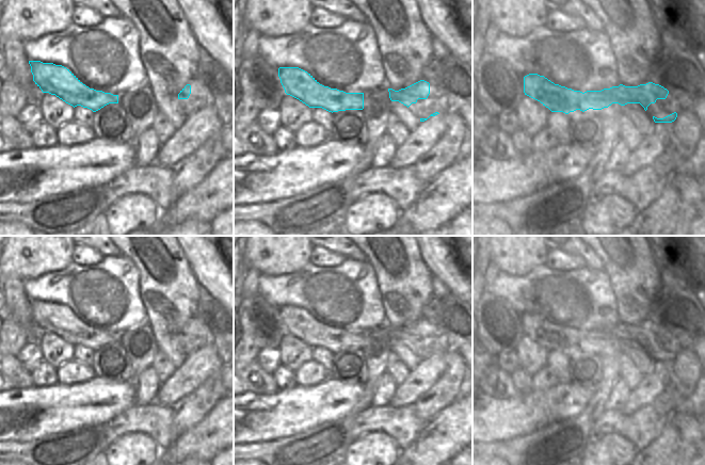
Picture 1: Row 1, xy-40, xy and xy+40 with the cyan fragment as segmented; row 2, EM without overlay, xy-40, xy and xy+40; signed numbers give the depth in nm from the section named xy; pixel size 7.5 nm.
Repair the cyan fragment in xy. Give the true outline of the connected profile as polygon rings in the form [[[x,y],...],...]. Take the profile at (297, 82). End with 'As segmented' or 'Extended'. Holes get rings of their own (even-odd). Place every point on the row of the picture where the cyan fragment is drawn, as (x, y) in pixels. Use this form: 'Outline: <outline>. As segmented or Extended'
Outline: [[[279,67],[278,77],[285,93],[309,108],[322,108],[332,113],[364,109],[364,93],[346,93],[324,86],[299,67]]]. As segmented

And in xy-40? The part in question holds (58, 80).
Outline: [[[29,61],[33,81],[43,93],[55,95],[66,103],[96,112],[109,103],[118,103],[118,95],[90,89],[69,69],[53,63]]]. As segmented

